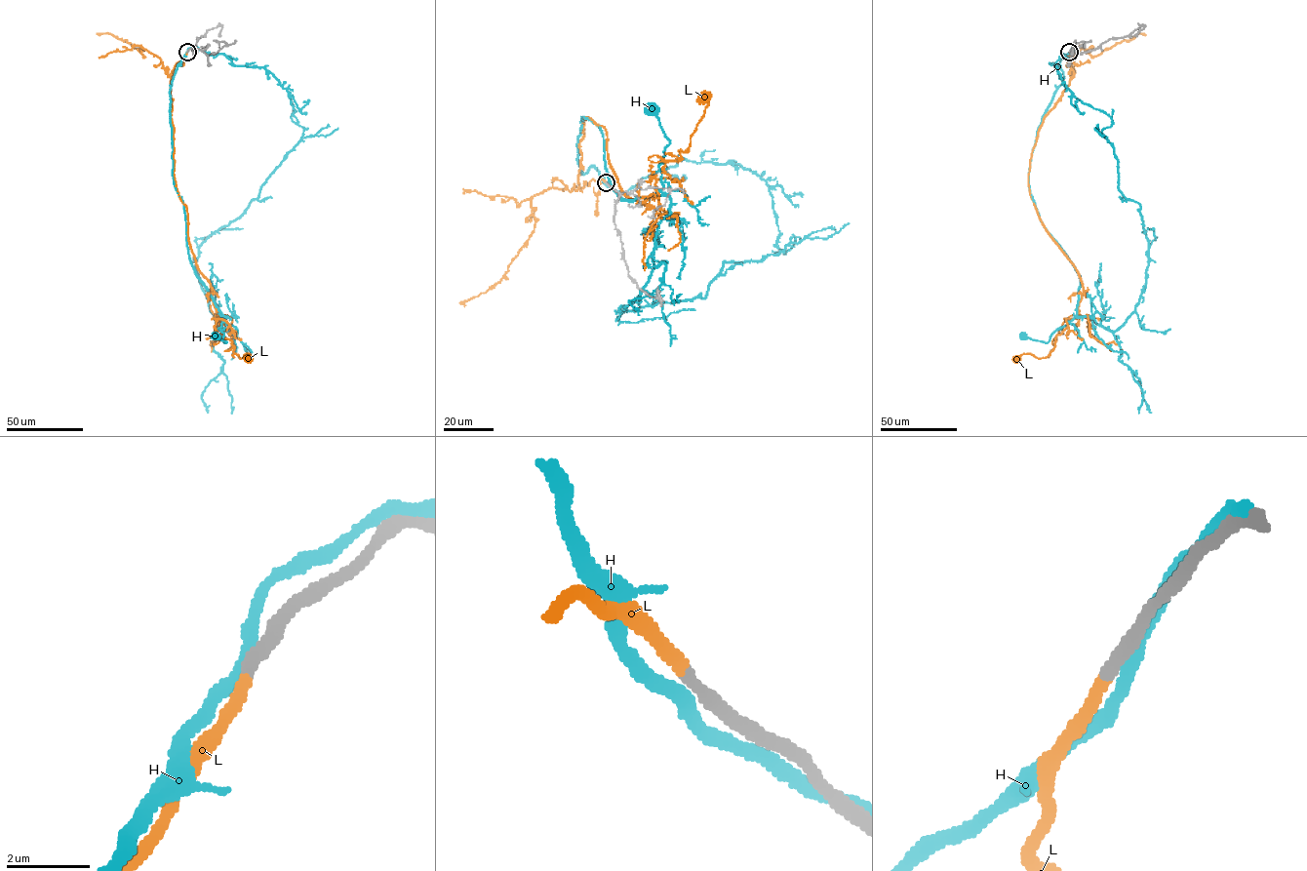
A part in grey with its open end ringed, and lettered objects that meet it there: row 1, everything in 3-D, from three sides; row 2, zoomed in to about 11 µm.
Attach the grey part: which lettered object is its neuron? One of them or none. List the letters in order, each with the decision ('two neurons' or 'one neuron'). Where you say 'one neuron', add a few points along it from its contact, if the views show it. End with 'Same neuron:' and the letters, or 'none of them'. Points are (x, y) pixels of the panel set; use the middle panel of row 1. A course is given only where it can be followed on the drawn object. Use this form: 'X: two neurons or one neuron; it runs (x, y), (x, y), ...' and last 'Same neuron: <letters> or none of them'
H: two neurons
L: one neuron; it runs (606, 182), (578, 188), (583, 117), (647, 205), (674, 179), (663, 166), (706, 96)
Same neuron: L

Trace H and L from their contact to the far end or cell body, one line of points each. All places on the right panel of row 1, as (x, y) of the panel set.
H: (1070, 52), (1038, 129), (1028, 181), (1039, 218), (1079, 277), (1077, 314), (1047, 342), (1024, 336)
L: (1069, 52), (1072, 77), (1039, 130), (1028, 185), (1083, 294), (1078, 315), (1066, 320), (1048, 356), (1015, 359)

